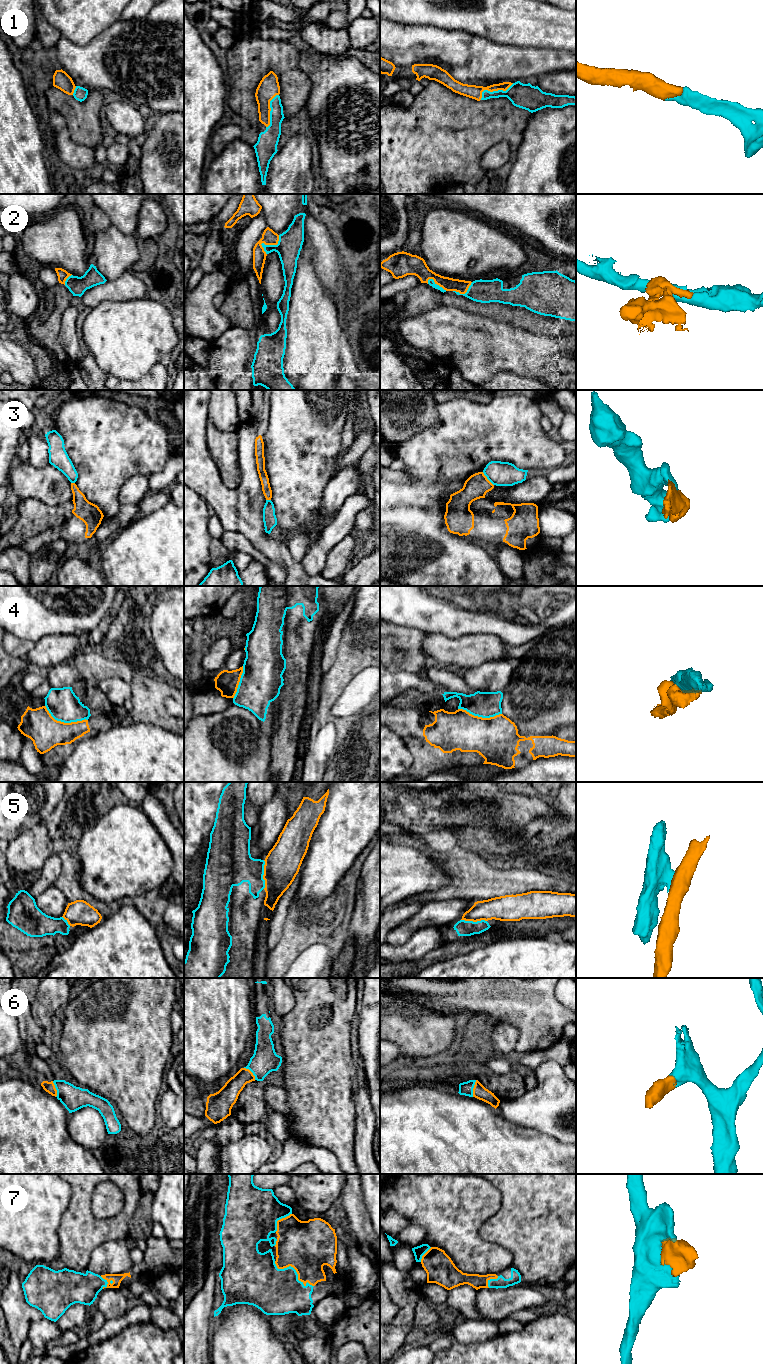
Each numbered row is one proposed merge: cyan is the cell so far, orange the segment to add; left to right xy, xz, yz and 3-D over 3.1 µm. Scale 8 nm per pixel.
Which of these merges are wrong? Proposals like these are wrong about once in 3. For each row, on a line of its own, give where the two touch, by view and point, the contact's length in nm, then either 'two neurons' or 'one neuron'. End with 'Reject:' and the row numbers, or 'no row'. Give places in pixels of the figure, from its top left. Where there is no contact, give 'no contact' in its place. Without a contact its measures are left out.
1: yz (494, 91) | 300 nm | one neuron
2: xz (268, 245) | 190 nm | one neuron
3: yz (487, 478) | 140 nm | two neurons
4: xy (64, 722) | 360 nm | two neurons
5: xz (263, 874) | 240 nm | two neurons
6: yz (473, 1087) | 140 nm | one neuron
7: xz (295, 1270) | 380 nm | one neuron
Reject: 3, 4, 5

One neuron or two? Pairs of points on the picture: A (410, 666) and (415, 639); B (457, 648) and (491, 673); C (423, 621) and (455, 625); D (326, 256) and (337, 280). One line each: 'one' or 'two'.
A: one
B: two
C: one
D: one

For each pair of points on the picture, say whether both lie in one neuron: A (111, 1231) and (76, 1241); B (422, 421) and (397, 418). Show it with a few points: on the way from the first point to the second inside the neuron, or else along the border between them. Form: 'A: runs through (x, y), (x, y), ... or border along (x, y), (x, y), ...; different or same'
A: runs through (102, 1231), (85, 1233); same
B: runs through (416, 418), (403, 418); same

